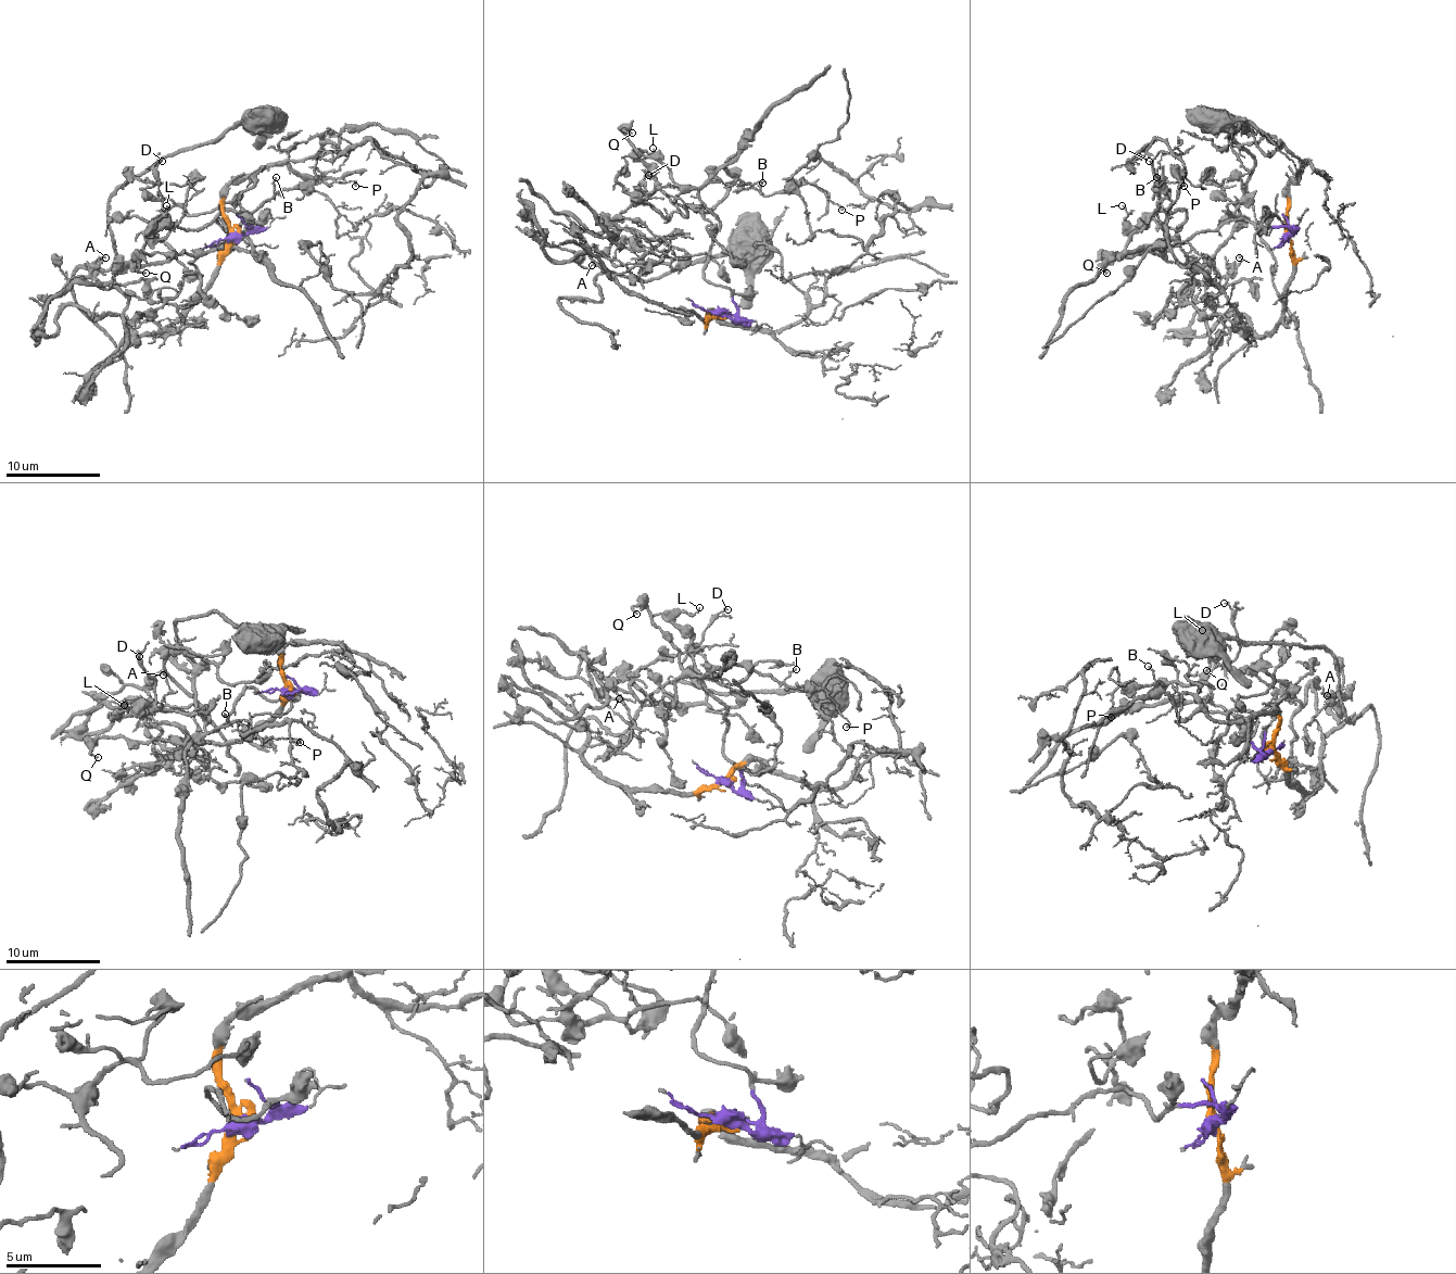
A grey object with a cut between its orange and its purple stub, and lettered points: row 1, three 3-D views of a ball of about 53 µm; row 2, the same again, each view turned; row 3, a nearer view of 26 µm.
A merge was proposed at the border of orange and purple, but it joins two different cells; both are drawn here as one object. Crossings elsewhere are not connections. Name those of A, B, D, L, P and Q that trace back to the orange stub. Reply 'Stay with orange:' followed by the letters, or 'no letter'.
Stay with orange: A

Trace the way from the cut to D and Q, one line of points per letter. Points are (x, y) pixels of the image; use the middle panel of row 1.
D: (719, 314), (736, 302), (703, 274), (719, 219), (698, 191), (738, 153), (705, 212), (648, 196), (648, 175)
Q: (719, 314), (733, 316), (736, 302), (703, 274), (719, 219), (691, 187), (644, 155), (625, 130), (632, 133)

